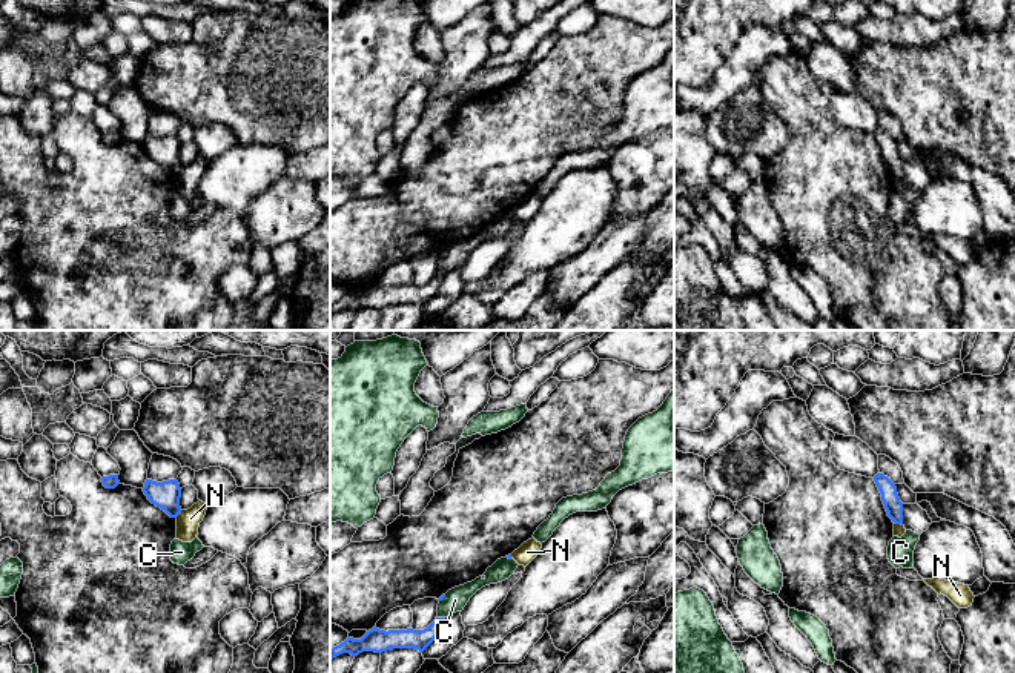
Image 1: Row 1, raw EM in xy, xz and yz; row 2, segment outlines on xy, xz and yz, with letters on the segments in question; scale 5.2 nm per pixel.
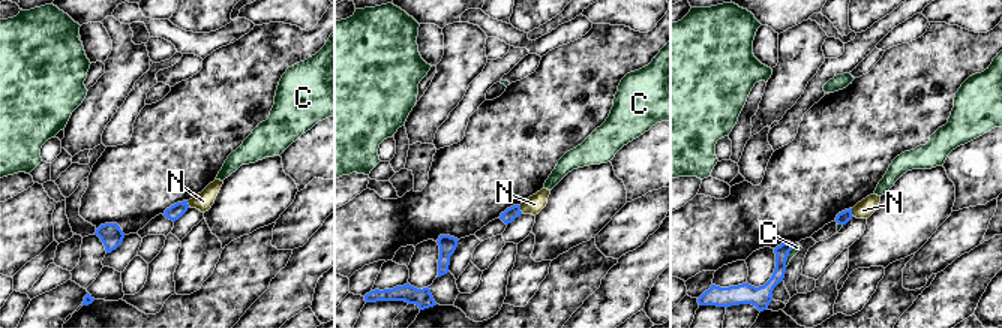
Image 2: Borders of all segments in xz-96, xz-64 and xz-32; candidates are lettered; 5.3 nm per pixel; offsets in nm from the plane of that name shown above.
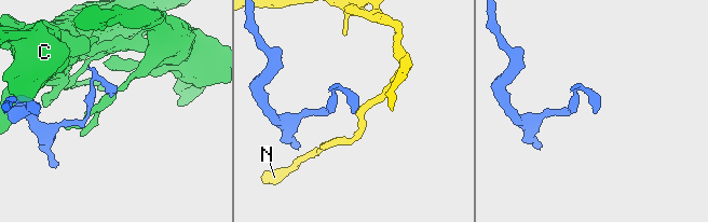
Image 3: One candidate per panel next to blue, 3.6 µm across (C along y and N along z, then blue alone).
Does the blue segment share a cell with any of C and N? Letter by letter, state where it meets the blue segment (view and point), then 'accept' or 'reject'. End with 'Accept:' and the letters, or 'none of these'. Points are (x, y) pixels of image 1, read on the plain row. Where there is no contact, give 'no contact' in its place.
C: xz (441, 274) | reject
N: xy (178, 169) | reject
Accept: none of these

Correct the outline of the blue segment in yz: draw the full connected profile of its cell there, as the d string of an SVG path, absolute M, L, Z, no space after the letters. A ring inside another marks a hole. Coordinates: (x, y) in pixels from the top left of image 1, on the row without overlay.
M877 129L874 137L881 149L881 157L888 172L892 175L892 178L903 181L903 158L898 154L895 140L883 129Z

